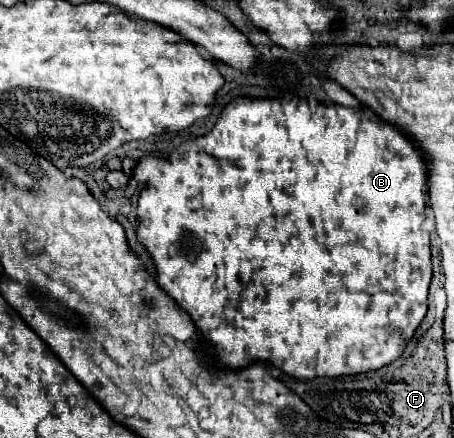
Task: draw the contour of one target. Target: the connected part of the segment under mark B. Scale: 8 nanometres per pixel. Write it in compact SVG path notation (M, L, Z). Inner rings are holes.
M236 99L222 111L212 133L200 139L186 141L166 159L144 157L134 169L134 177L144 183L136 209L136 237L154 261L154 279L158 287L166 291L192 317L196 329L204 335L212 348L213 364L217 367L238 371L250 367L256 361L264 361L278 369L284 367L284 373L296 379L344 377L376 371L390 365L402 355L406 347L404 331L408 329L410 341L414 337L414 331L426 317L432 265L430 237L426 231L420 229L426 219L424 211L428 185L424 159L420 157L420 151L412 143L408 143L408 137L396 133L396 129L392 129L390 125L378 127L378 119L374 115L360 113L342 105L318 105L312 115L308 103L298 99ZM204 141L220 141L220 157L206 151Z

